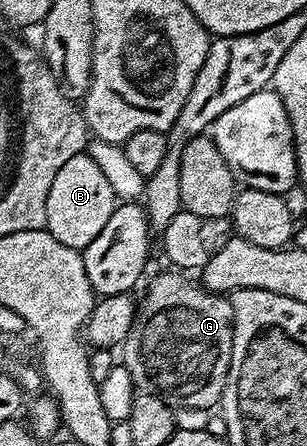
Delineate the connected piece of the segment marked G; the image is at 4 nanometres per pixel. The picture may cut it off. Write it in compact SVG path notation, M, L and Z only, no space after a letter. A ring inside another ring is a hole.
M175 269L157 276L138 300L135 320L121 344L121 365L129 369L136 392L161 397L172 409L214 408L222 400L231 364L235 328L231 300L195 283Z

